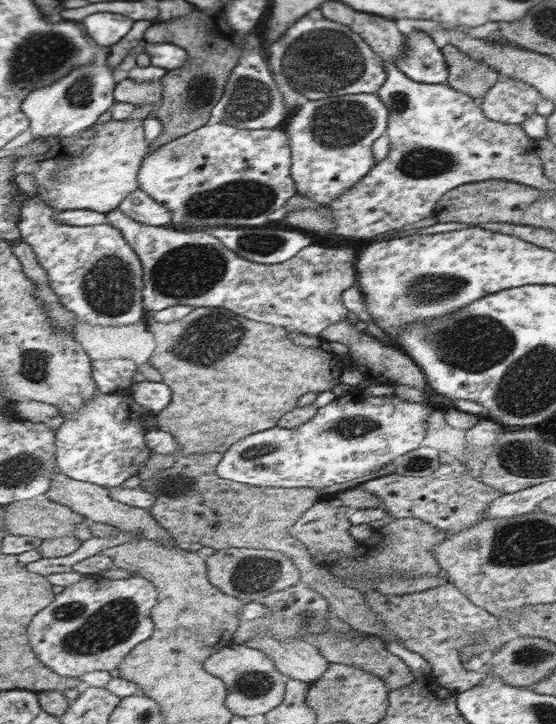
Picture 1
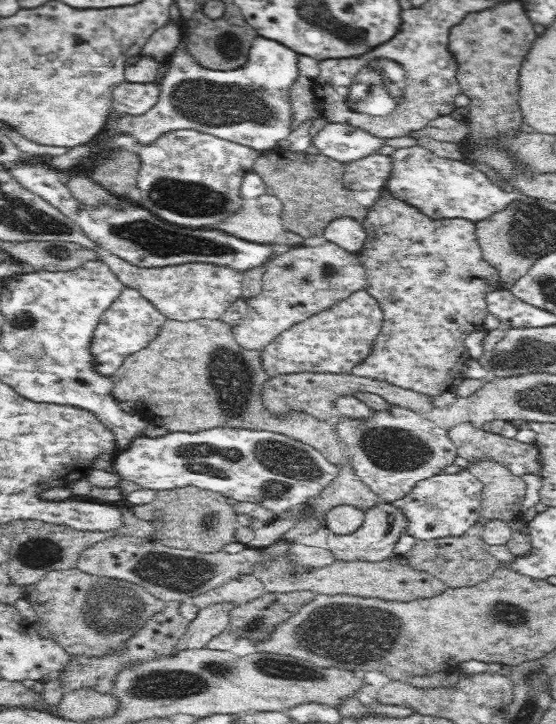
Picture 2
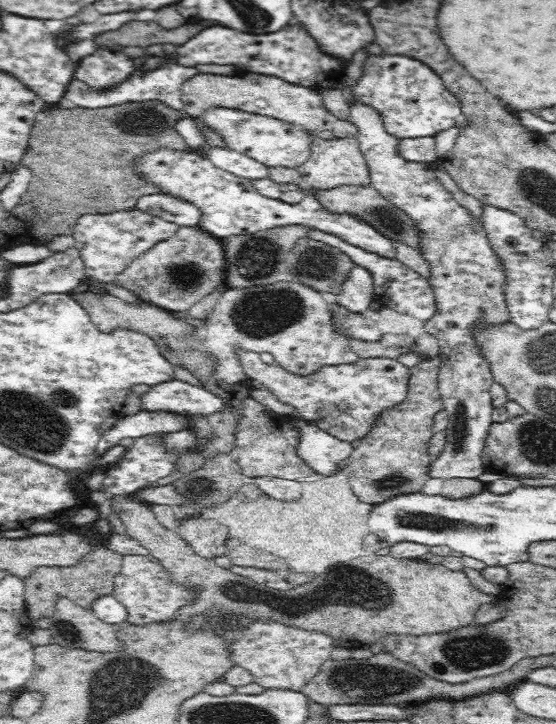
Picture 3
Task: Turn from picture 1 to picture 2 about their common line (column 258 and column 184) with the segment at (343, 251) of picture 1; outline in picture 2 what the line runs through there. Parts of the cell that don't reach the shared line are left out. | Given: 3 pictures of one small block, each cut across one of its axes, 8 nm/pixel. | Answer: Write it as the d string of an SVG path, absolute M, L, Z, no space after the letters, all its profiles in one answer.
M104 253L100 259L110 267L124 287L138 289L166 319L218 319L232 302L242 298L242 275L238 269L228 266L186 262L160 268L139 267L112 253Z

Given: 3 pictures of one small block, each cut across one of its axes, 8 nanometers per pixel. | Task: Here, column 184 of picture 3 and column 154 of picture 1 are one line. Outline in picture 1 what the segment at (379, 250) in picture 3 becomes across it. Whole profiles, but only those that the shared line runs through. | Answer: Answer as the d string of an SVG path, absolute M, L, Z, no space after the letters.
M223 122L206 124L148 155L139 184L136 192L149 194L165 204L173 212L173 227L180 230L266 226L270 216L285 210L292 196L298 193L292 181L292 139L286 129L248 130Z

